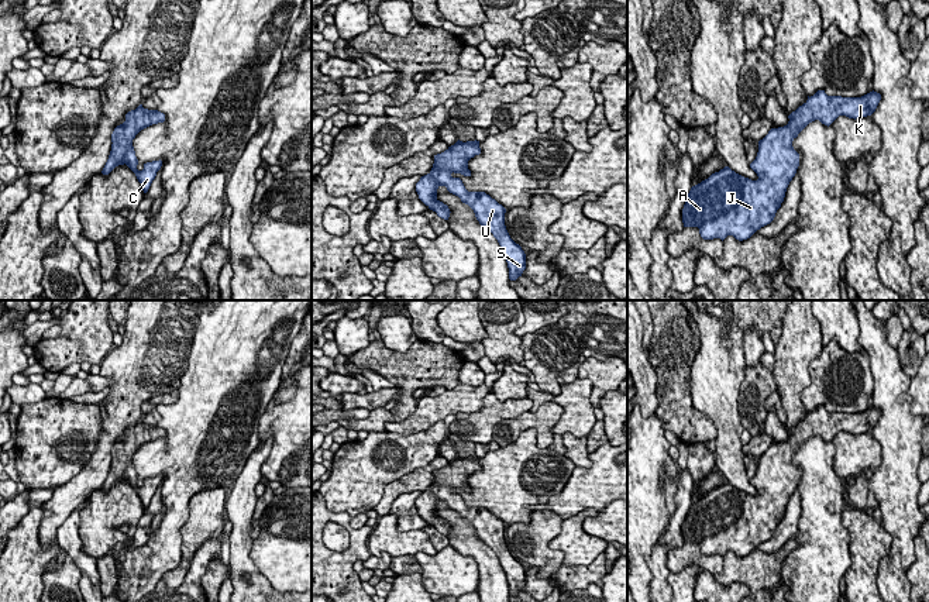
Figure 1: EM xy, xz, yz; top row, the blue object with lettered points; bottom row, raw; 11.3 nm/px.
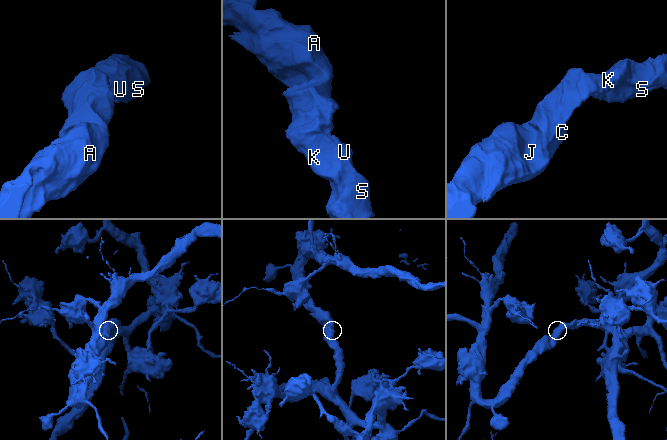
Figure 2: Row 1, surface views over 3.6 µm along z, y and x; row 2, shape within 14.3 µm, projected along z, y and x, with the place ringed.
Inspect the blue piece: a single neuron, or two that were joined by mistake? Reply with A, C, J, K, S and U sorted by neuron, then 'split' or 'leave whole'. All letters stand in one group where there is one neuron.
A C J K S U | leave whole

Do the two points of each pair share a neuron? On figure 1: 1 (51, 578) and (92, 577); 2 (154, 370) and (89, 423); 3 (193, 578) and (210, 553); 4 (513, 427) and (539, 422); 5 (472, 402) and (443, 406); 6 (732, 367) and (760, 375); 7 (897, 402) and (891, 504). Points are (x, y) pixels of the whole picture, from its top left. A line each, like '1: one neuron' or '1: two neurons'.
1: two neurons
2: two neurons
3: one neuron
4: one neuron
5: one neuron
6: two neurons
7: one neuron

